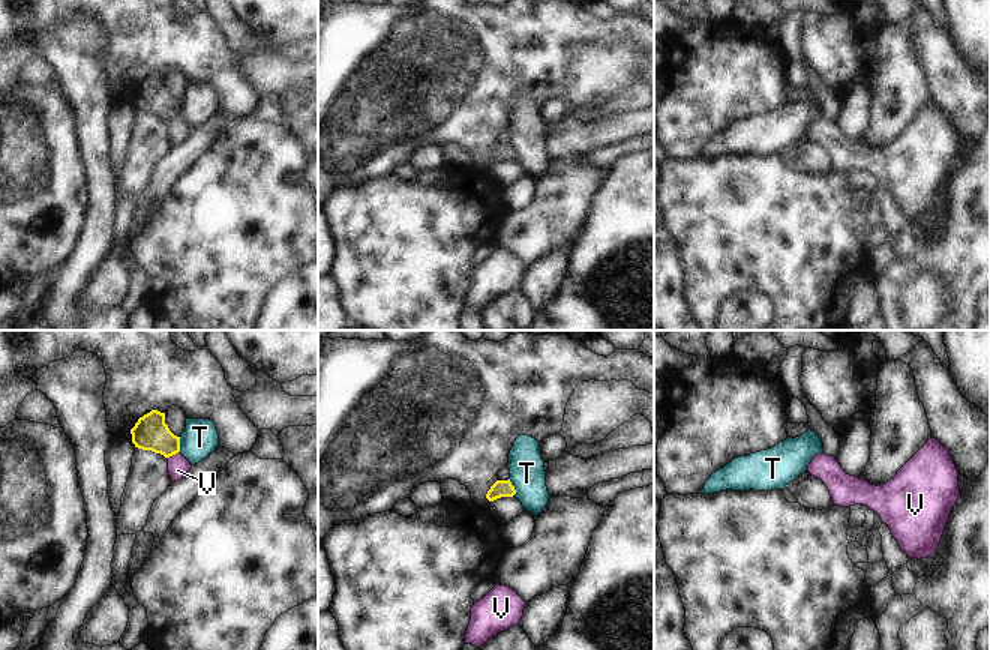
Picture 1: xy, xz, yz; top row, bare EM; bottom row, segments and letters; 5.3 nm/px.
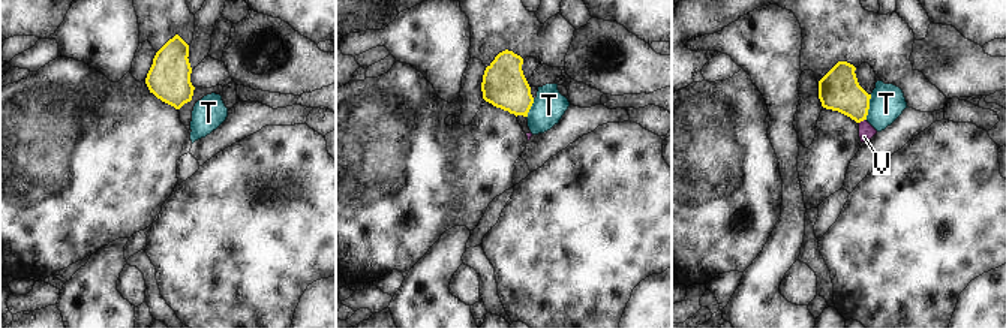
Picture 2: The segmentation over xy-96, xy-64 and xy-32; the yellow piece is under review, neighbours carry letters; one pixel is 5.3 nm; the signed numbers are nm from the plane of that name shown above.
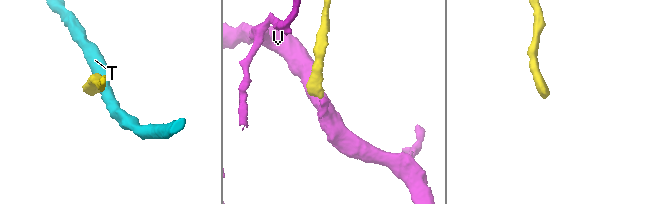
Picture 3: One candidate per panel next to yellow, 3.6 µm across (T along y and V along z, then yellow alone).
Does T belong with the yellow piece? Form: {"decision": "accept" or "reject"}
{"decision": "reject"}

